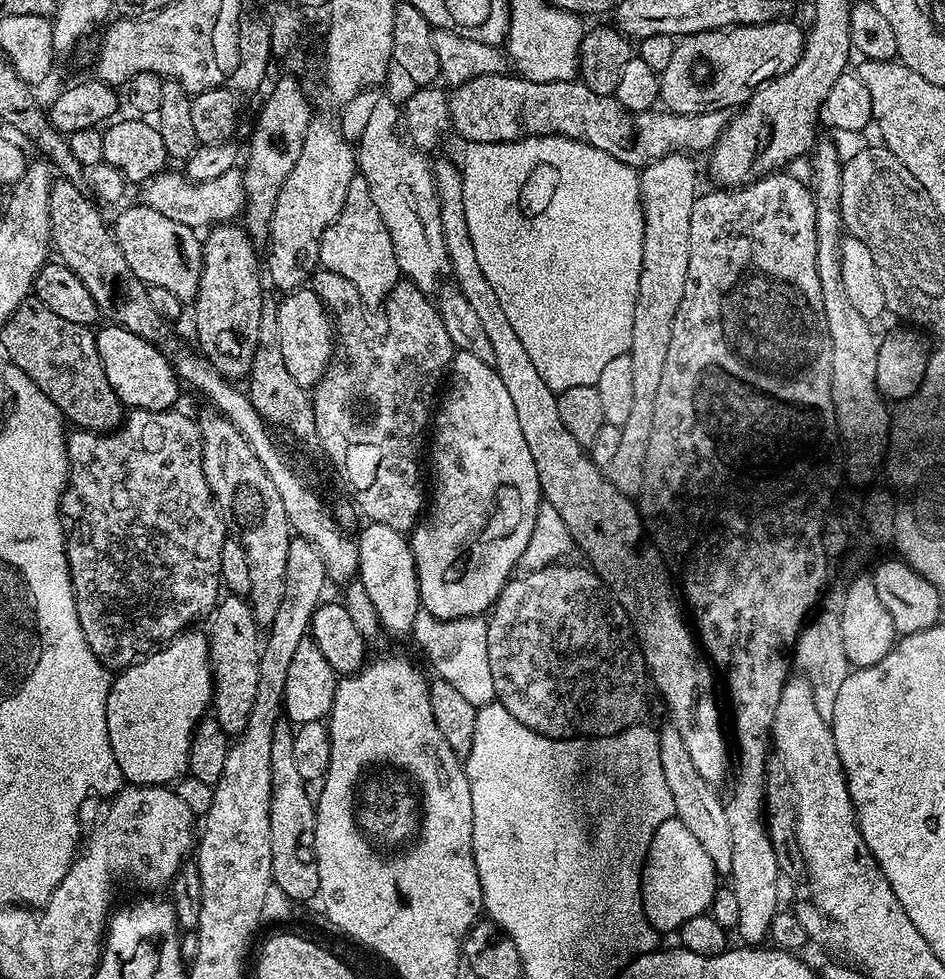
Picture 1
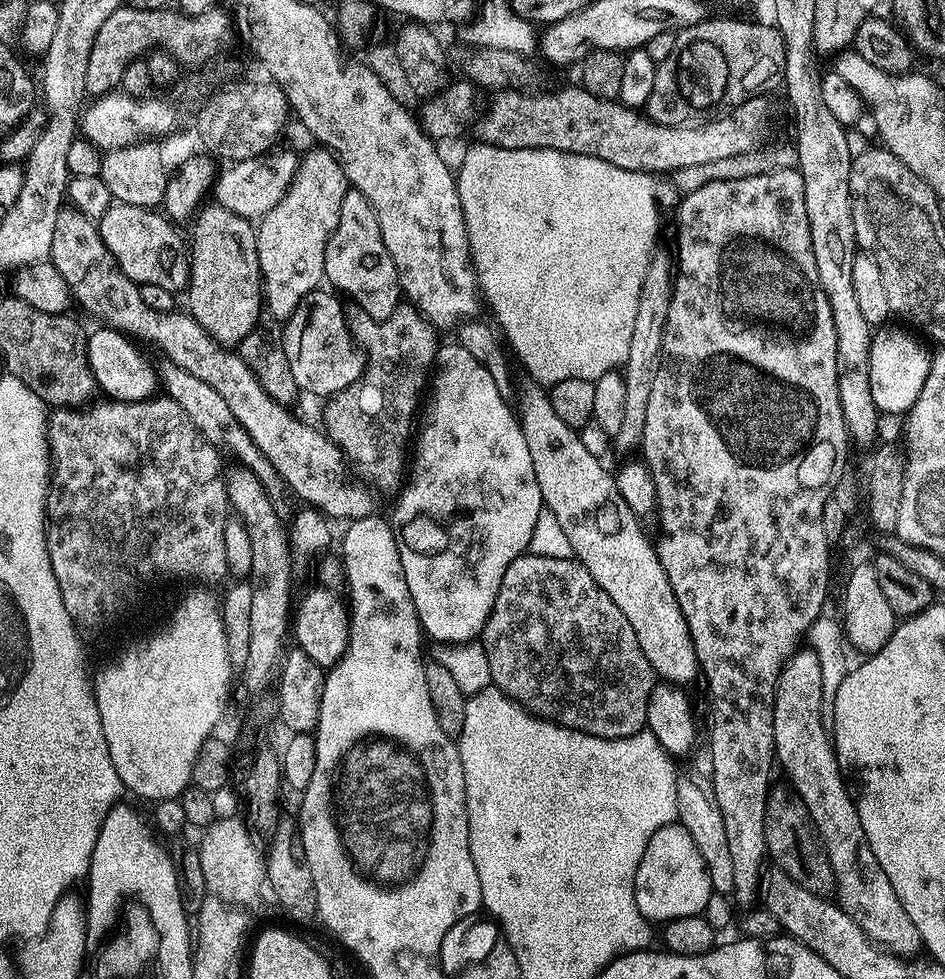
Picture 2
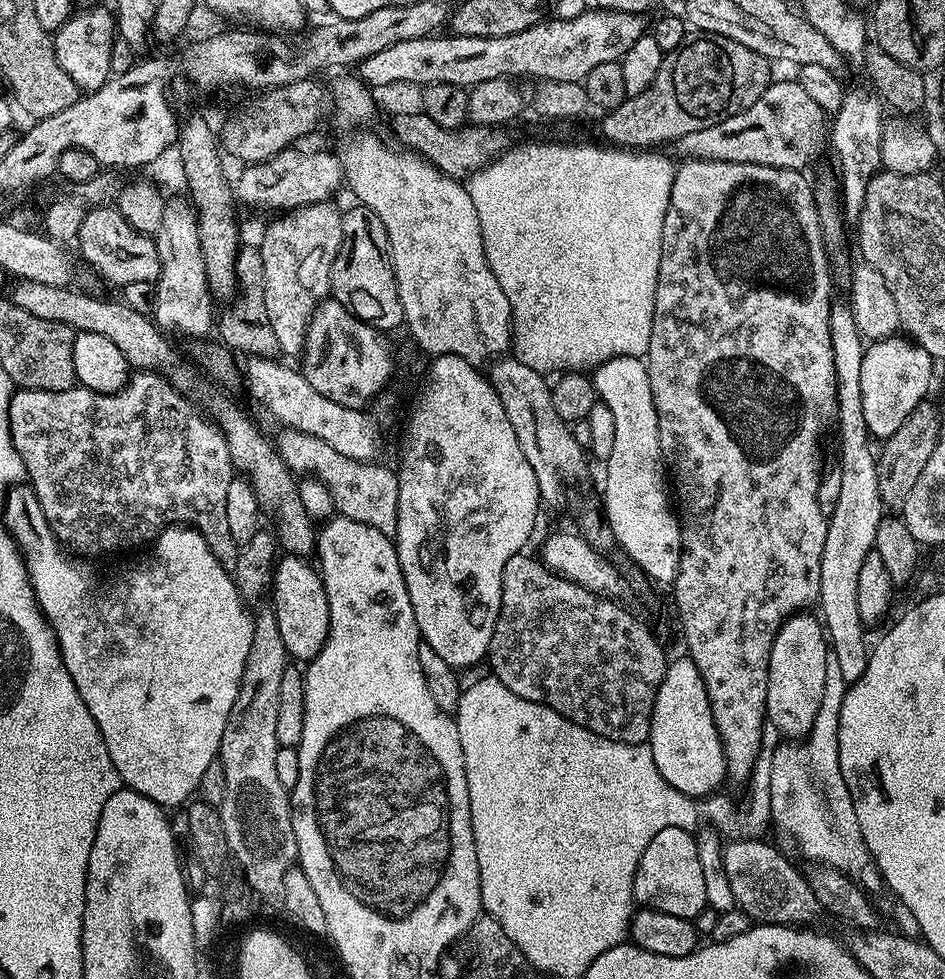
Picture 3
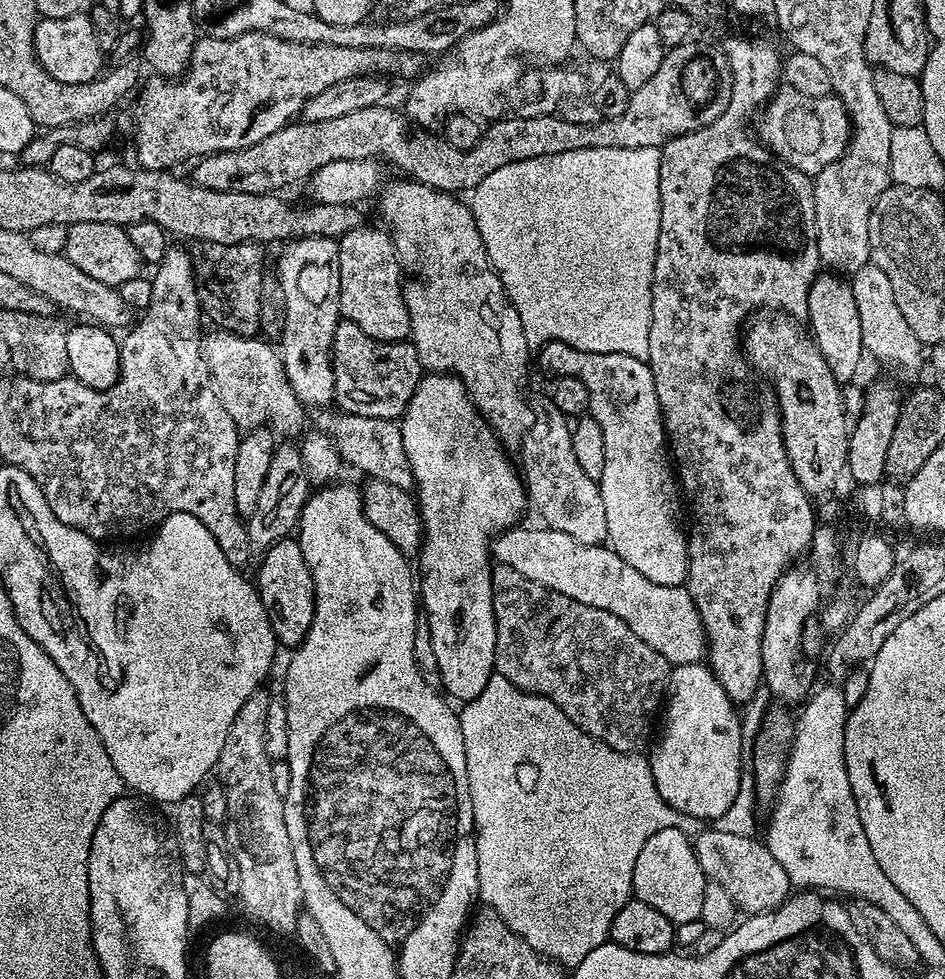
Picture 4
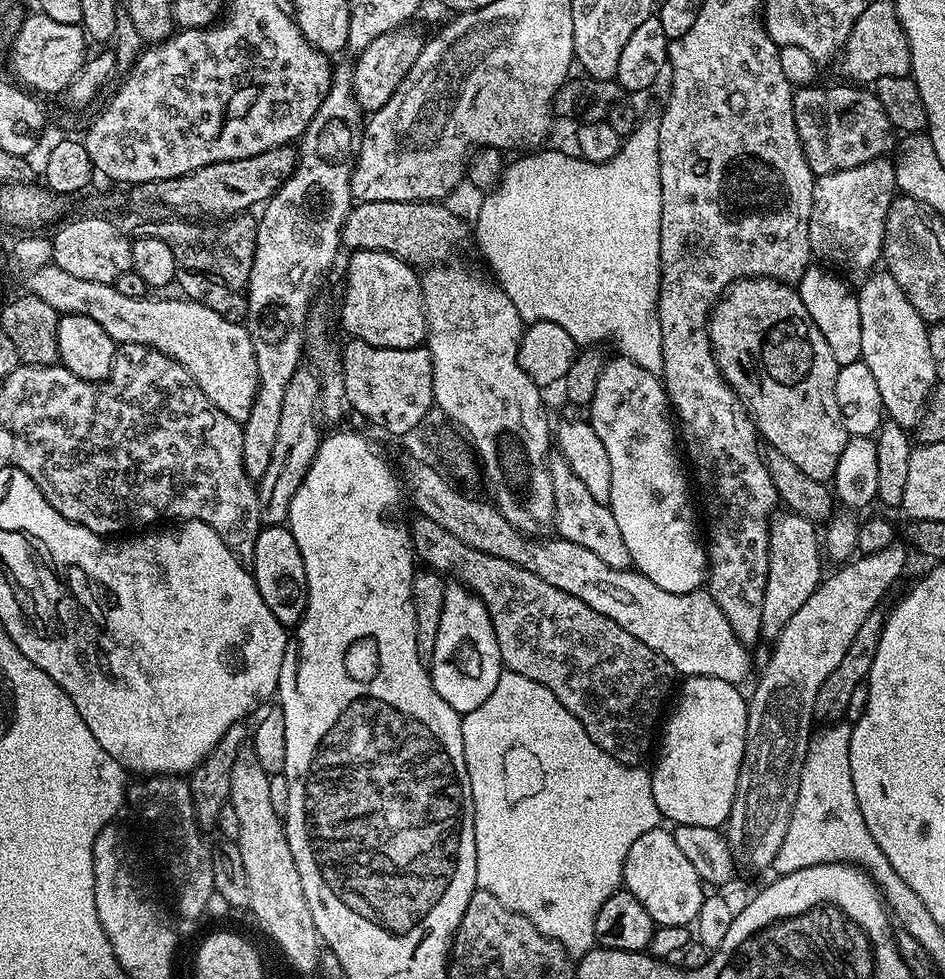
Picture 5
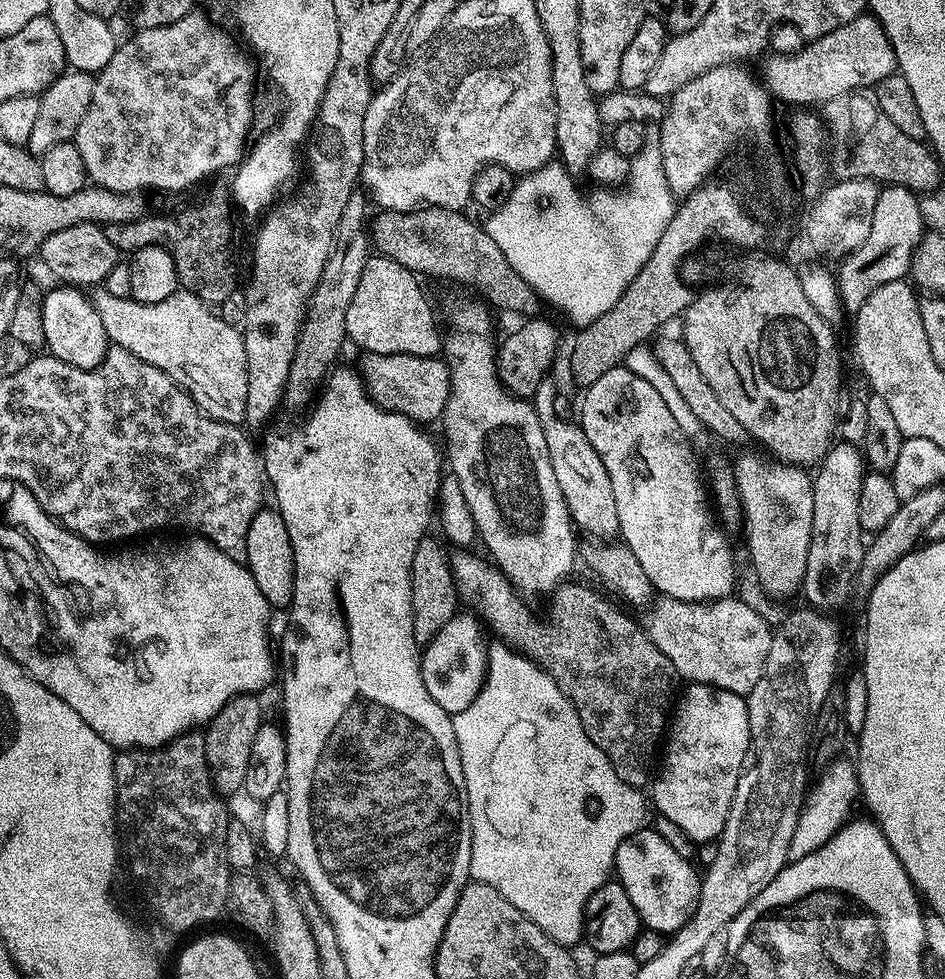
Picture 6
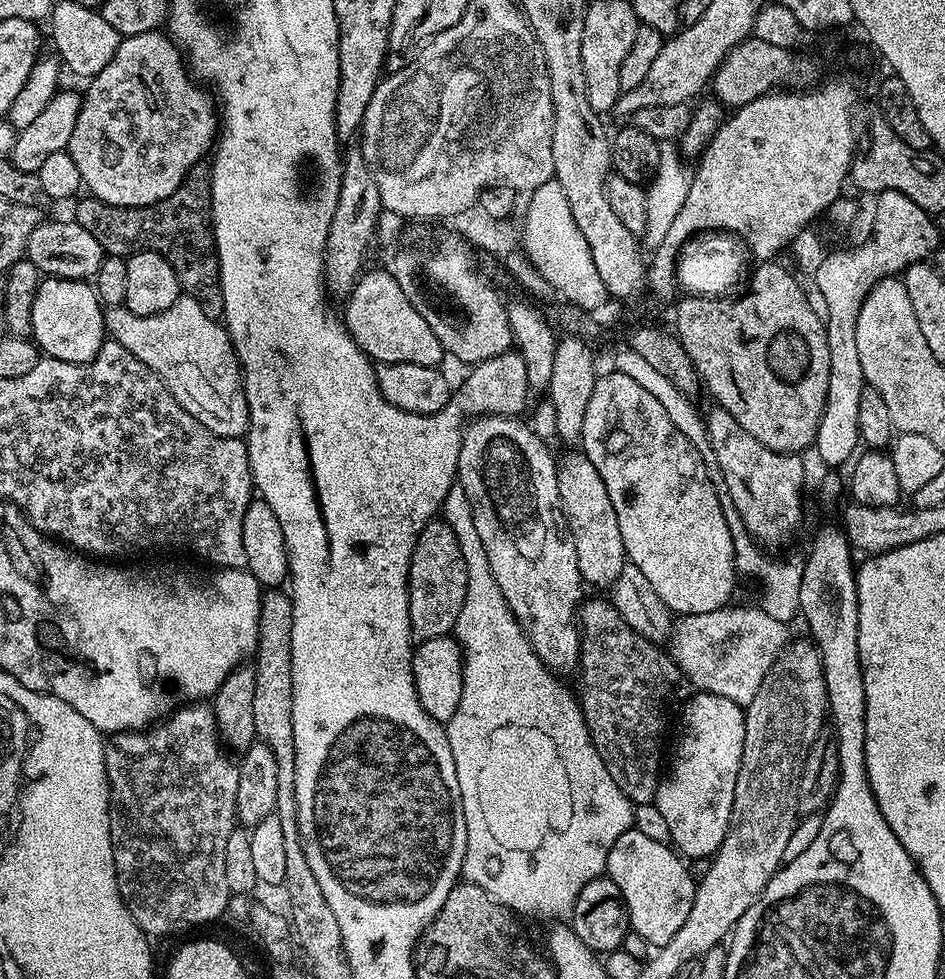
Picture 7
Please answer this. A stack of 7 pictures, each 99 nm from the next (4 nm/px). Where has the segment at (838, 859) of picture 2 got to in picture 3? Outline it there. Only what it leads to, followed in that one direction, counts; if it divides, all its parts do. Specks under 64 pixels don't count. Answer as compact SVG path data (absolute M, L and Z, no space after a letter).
M811 611L788 617L774 638L768 667L766 690L767 723L774 725L784 738L803 738L814 726L814 714L822 706L822 690L826 690L826 662L830 641L823 623Z

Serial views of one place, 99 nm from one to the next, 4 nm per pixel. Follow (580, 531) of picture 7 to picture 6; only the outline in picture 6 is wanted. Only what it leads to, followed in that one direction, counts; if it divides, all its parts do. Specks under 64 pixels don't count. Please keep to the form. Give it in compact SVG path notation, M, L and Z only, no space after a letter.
M545 382L538 386L540 394L540 410L538 422L542 422L542 434L546 434L546 450L550 450L550 466L554 466L554 478L558 478L558 490L562 490L562 498L566 502L568 512L572 515L573 523L580 529L585 528L594 538L612 538L619 533L618 505L614 503L614 486L610 486L610 474L606 474L606 466L590 446L590 439L586 438L579 423L563 420L556 410L556 388L551 382Z

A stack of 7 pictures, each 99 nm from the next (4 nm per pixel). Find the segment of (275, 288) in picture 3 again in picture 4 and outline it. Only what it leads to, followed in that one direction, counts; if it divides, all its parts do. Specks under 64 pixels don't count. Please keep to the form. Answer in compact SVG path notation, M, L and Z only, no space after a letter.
M302 236L293 239L283 245L284 253L280 256L280 261L276 264L276 280L280 283L280 300L284 303L284 316L282 312L282 323L278 337L278 351L280 360L286 370L286 378L290 386L296 392L296 397L309 409L320 408L323 404L331 405L334 400L334 370L332 369L332 343L334 342L334 330L342 319L340 315L340 275L338 274L338 254L340 253L339 243L335 239L324 236Z

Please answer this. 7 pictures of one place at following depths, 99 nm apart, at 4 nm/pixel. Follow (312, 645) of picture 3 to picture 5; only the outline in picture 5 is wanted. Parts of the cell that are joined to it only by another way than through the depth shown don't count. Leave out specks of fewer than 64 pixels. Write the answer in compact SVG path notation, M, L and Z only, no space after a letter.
M284 524L261 527L254 542L250 568L256 578L258 594L262 594L262 602L270 606L270 614L274 614L274 618L278 618L278 622L282 625L296 625L306 610L308 591L304 559L302 554L298 554L298 542L294 542L294 534L290 529Z

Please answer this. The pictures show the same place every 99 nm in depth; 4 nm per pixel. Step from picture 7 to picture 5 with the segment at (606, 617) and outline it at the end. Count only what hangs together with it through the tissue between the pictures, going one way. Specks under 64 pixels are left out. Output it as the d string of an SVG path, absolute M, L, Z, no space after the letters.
M417 515L416 521L410 524L410 535L412 537L412 551L417 557L420 556L425 560L429 569L435 570L441 574L447 574L449 577L455 578L459 583L463 584L468 591L481 600L486 607L492 619L494 626L494 634L498 638L498 650L500 651L501 665L507 671L517 672L526 678L530 678L534 682L538 682L542 686L546 686L554 694L554 698L558 698L558 702L562 702L562 706L566 706L566 710L570 710L570 714L574 714L574 718L578 718L578 722L582 722L582 726L586 730L586 734L590 734L590 738L594 738L594 742L602 750L606 750L606 754L610 754L618 762L639 765L640 760L648 752L648 747L653 747L654 736L652 740L652 731L657 731L658 721L661 719L660 707L664 704L664 699L673 691L672 679L674 673L670 662L666 662L666 658L662 658L662 654L658 654L654 650L650 650L650 646L646 646L646 642L638 642L638 638L634 638L634 634L626 634L626 630L622 630L618 626L618 622L614 622L610 618L606 618L606 614L598 614L598 610L594 610L590 606L586 606L586 602L582 602L578 598L574 598L570 594L566 594L562 590L558 590L558 586L550 586L550 582L542 582L542 578L538 578L538 574L530 574L530 570L526 570L522 566L518 566L514 562L506 562L506 558L494 558L494 554L482 554L482 550L474 550L470 546L466 546L458 538L454 538L454 534L450 534L450 530L442 530L442 526L438 526L438 522L430 522L430 518Z

